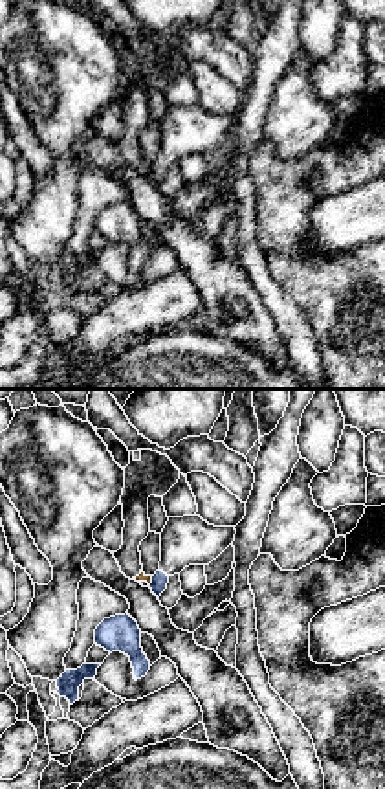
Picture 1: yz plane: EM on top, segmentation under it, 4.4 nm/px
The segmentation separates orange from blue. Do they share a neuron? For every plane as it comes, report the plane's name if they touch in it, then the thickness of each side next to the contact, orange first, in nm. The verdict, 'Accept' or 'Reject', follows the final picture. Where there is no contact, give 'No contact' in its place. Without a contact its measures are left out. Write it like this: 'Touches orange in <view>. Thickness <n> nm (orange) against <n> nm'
Touches orange in yz. Thickness 40 nm (orange) against 70 nm

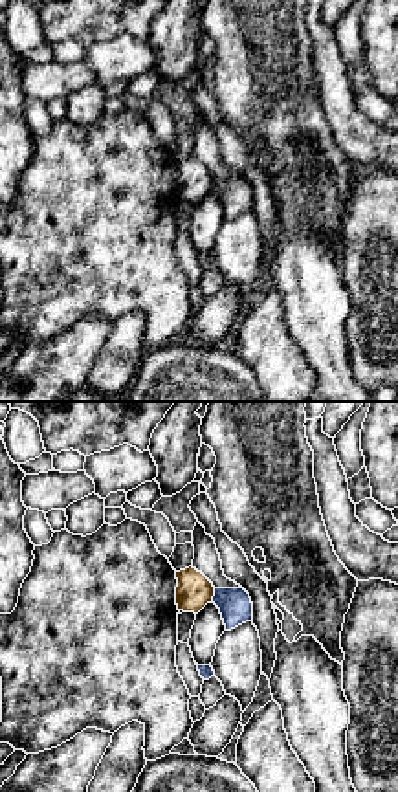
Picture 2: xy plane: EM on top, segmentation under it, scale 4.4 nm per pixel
Touches orange in xy. Thickness 160 nm (orange) against 150 nm

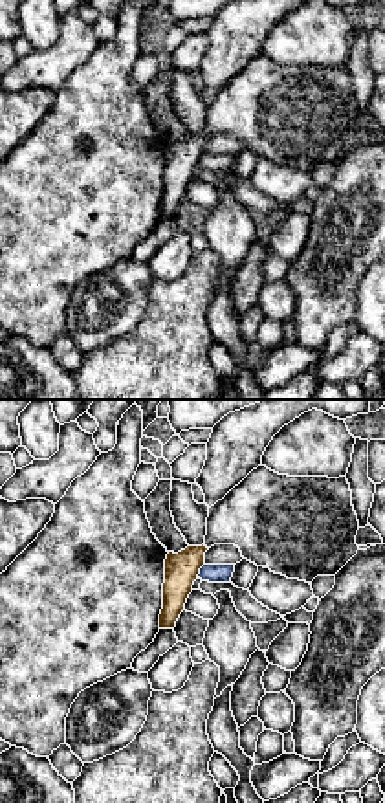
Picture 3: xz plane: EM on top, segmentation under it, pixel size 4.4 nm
Touches orange in xz. Thickness 150 nm (orange) against 80 nm

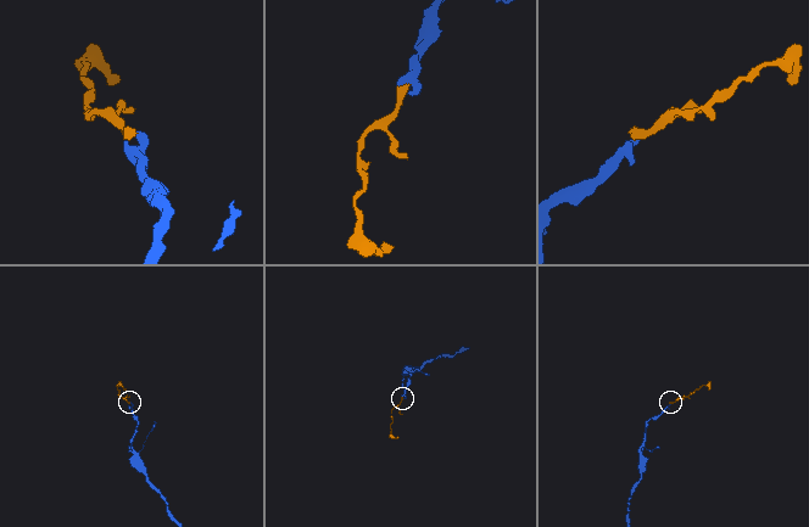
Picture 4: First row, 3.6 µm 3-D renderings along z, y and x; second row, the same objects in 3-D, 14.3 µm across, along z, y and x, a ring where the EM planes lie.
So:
Reject

